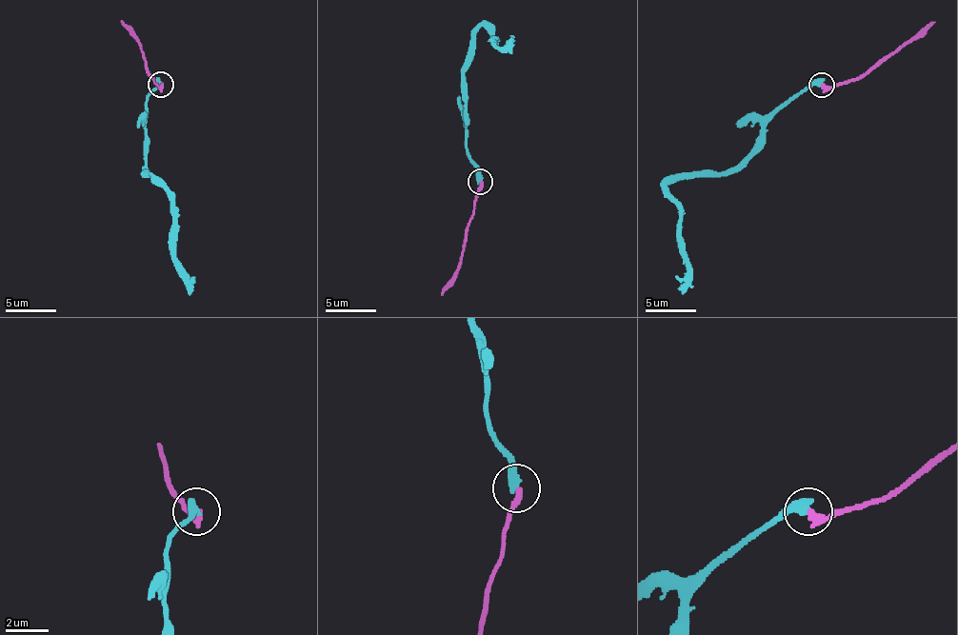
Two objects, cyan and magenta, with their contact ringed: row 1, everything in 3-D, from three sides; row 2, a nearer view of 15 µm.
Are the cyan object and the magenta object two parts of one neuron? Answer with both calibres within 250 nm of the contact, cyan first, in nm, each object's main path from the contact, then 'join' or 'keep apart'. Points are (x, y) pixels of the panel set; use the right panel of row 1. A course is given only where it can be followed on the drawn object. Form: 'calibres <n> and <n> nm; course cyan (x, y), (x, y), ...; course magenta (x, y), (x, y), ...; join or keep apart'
calibres 440 and 360 nm; course cyan (822, 86), (807, 86), (792, 98), (736, 166), (681, 173), (666, 186), (679, 208), (687, 284), (681, 294); course magenta (822, 86), (863, 78), (923, 35), (935, 22); keep apart

